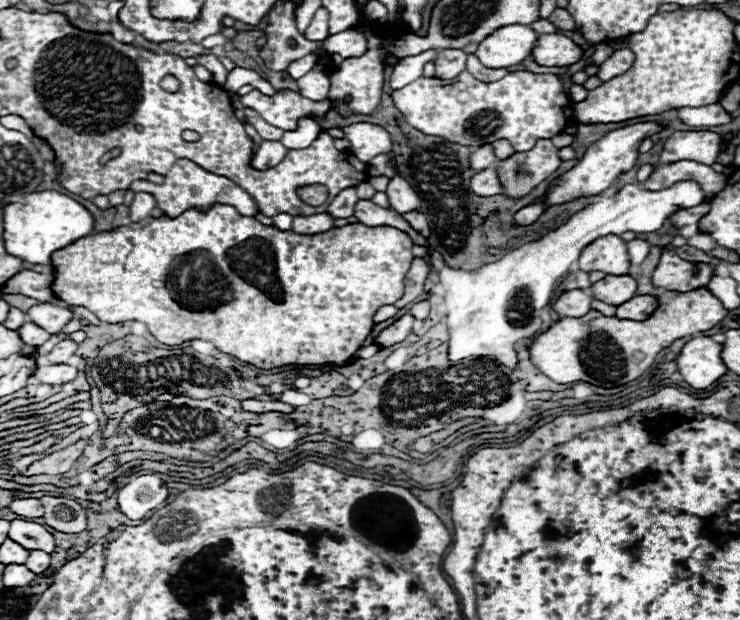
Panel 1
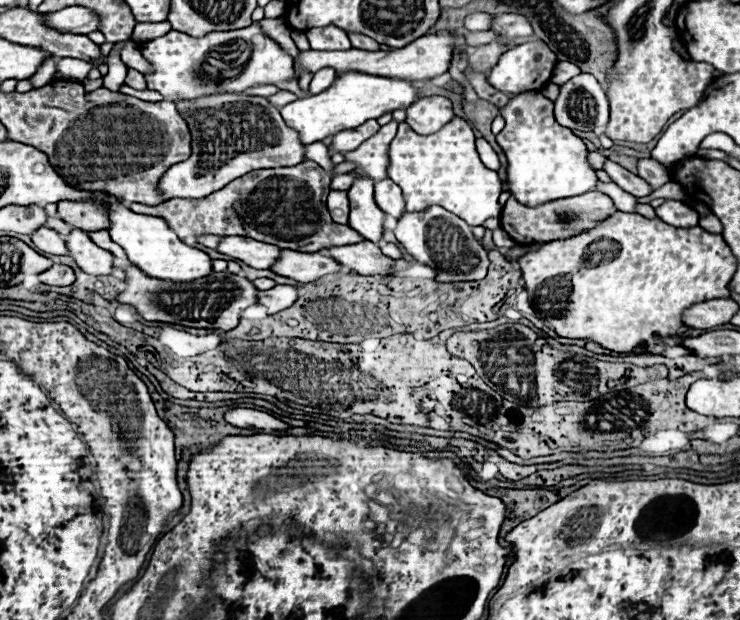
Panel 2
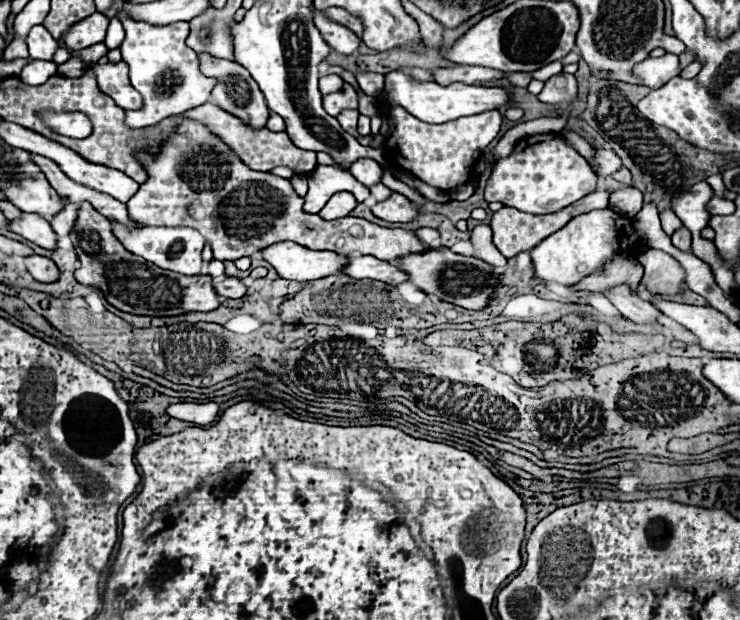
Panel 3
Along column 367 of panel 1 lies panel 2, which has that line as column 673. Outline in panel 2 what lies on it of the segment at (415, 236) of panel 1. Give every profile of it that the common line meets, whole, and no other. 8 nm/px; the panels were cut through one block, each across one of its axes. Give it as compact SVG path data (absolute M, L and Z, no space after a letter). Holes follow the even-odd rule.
M666 200L662 206L656 208L656 214L660 220L664 220L666 224L672 224L672 226L690 228L690 226L699 224L698 212L678 200Z

